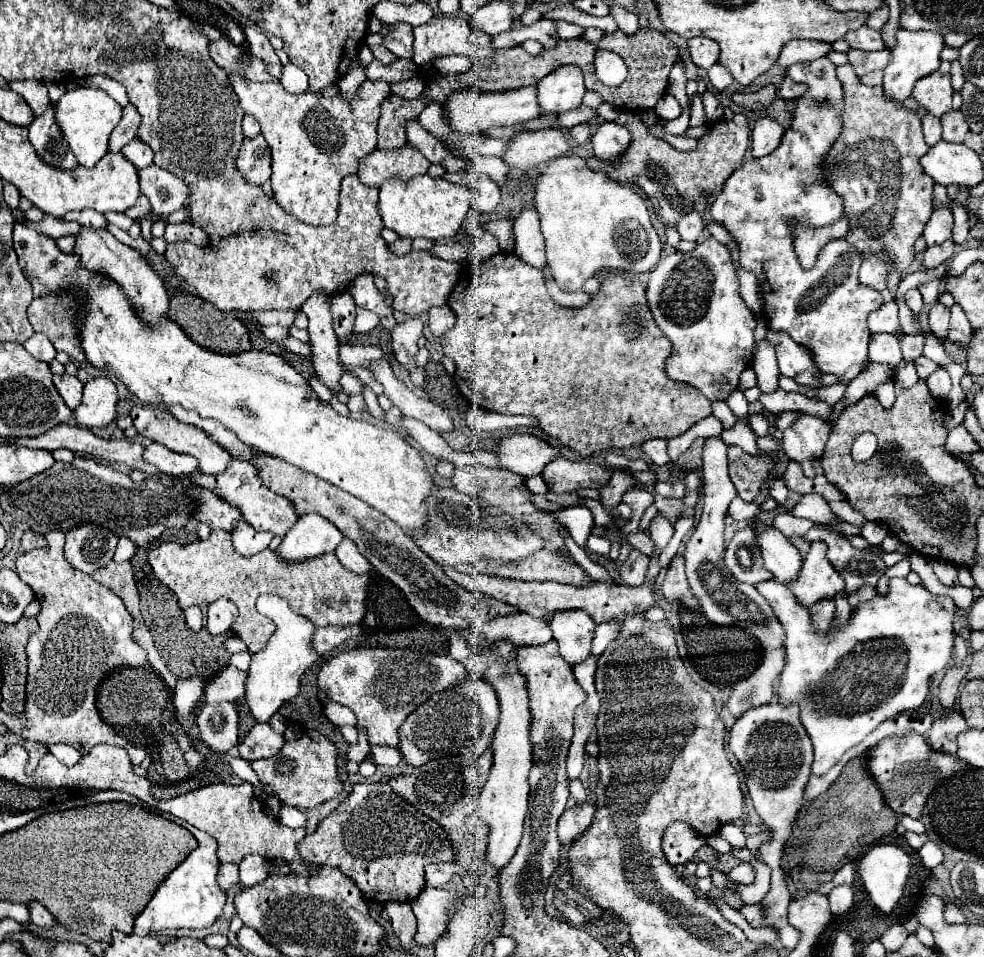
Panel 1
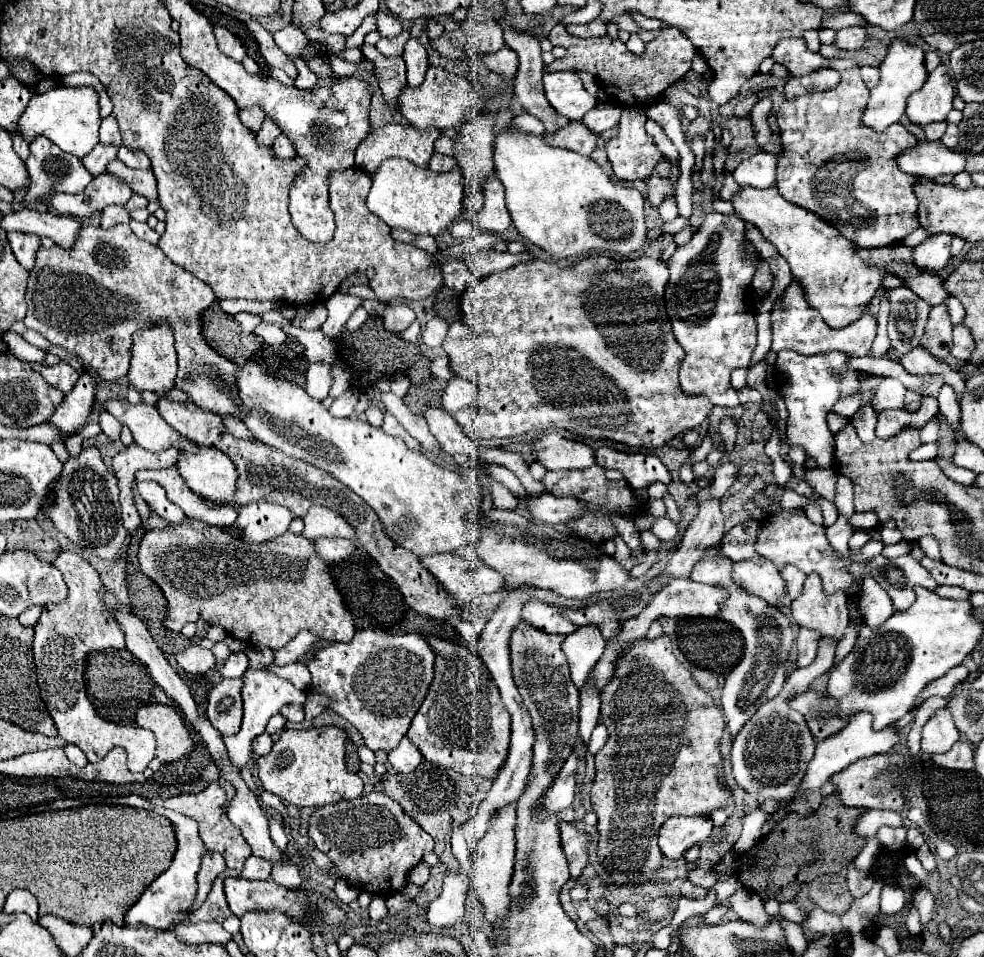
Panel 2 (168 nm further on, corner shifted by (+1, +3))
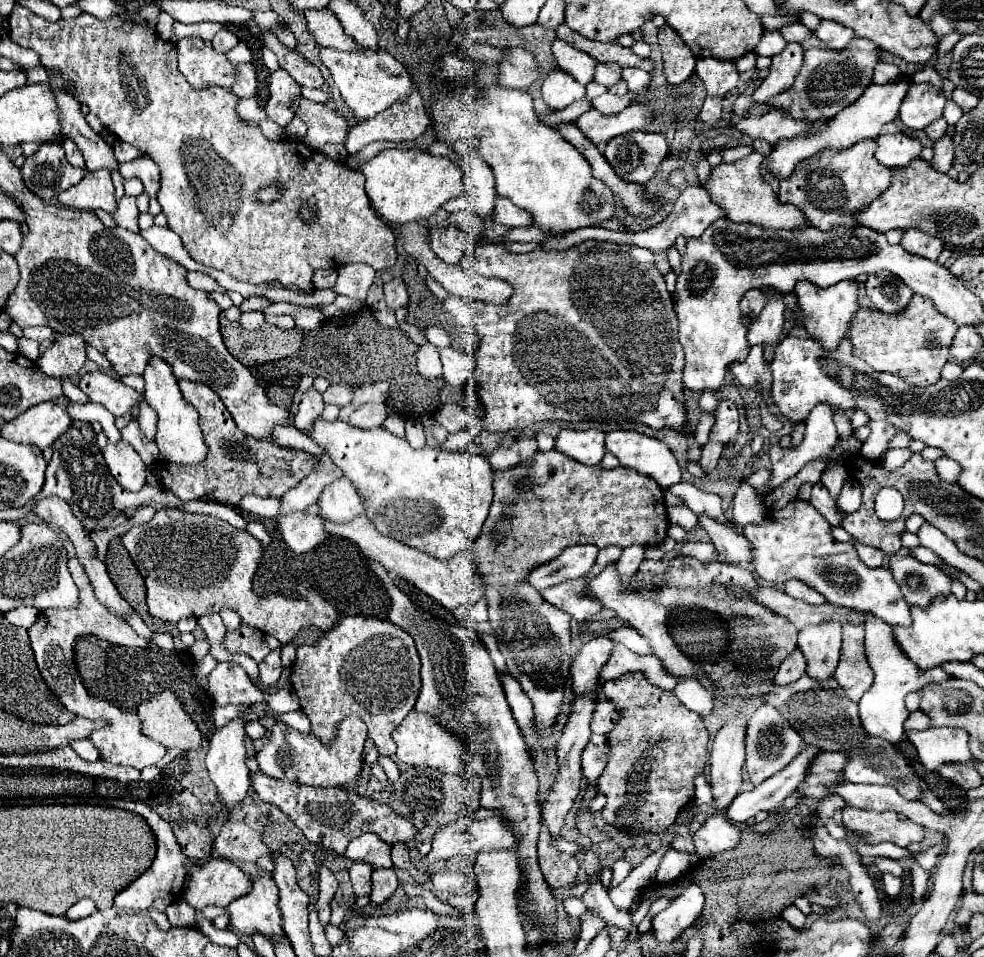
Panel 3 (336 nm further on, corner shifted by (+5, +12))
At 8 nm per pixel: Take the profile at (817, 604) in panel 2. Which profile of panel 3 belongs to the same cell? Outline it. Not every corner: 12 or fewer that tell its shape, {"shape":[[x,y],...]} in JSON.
{"shape":[[838,622],[806,626],[798,648],[814,680],[834,676],[840,660]]}

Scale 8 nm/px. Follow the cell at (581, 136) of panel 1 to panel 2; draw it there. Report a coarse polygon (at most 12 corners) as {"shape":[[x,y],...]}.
{"shape":[[618,105],[588,111],[582,121],[590,131],[602,133],[618,125]]}

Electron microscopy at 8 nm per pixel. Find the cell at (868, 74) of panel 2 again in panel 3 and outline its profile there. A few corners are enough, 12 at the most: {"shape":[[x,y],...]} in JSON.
{"shape":[[880,62],[874,68],[874,82],[886,84],[902,76],[894,64]]}

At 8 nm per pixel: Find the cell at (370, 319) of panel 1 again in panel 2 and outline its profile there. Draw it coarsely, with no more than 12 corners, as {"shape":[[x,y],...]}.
{"shape":[[358,307],[354,315],[346,321],[350,331],[370,317],[364,307]]}

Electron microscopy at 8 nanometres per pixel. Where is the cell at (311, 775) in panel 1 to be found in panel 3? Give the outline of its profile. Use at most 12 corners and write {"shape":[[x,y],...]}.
{"shape":[[282,720],[256,754],[270,778],[336,788],[358,782],[366,724],[332,746]]}

